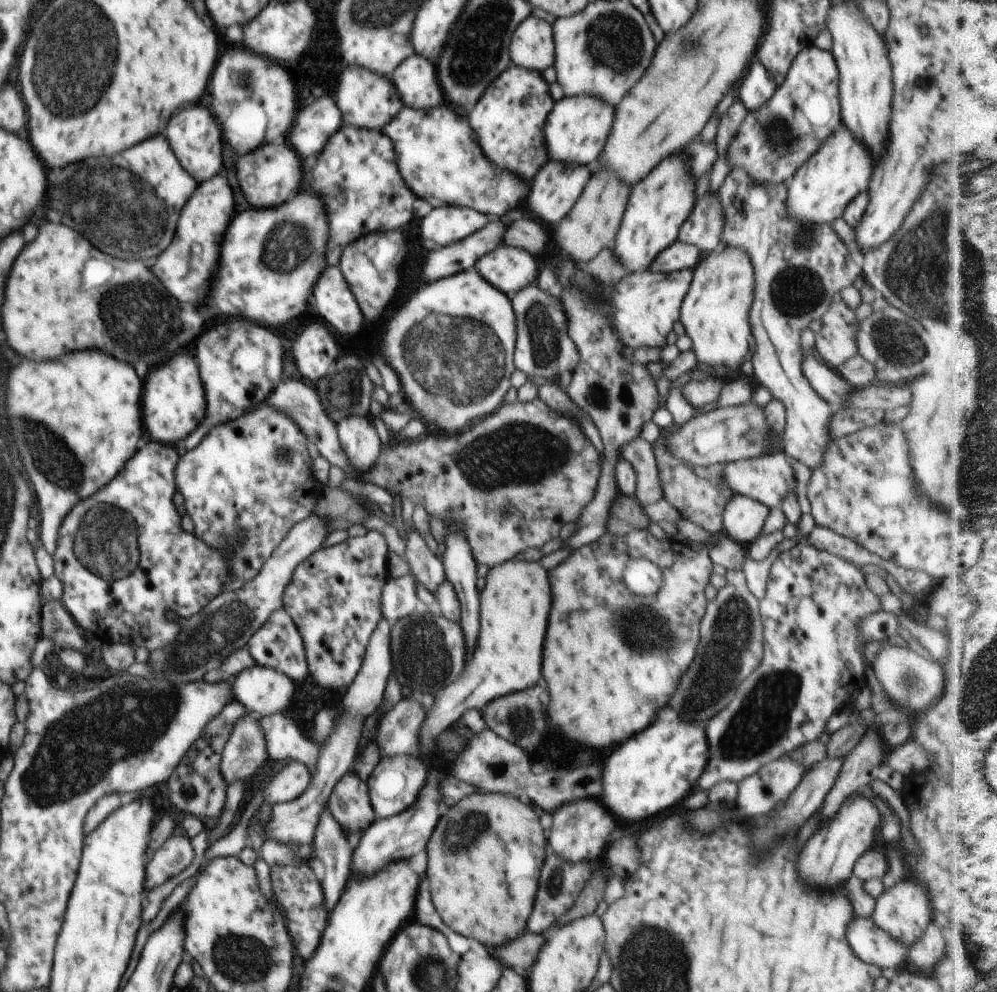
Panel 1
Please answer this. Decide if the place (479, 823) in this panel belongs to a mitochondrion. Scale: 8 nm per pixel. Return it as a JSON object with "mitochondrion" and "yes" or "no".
{"mitochondrion":"yes"}

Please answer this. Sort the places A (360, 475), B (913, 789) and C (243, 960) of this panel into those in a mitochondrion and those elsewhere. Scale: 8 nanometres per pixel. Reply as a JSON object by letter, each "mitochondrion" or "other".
{"A":"other","B":"other","C":"mitochondrion"}

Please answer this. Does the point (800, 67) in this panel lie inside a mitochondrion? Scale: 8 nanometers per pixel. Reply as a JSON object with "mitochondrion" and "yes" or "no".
{"mitochondrion":"no"}

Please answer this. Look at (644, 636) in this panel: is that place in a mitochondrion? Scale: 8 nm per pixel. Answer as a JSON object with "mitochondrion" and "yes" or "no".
{"mitochondrion":"yes"}

